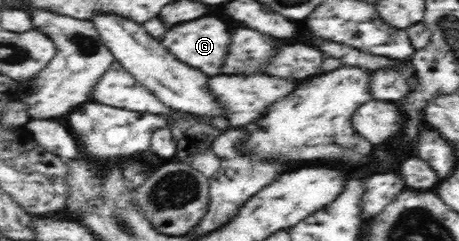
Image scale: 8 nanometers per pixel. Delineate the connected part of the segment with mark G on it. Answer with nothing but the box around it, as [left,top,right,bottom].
[161,18,231,76]

